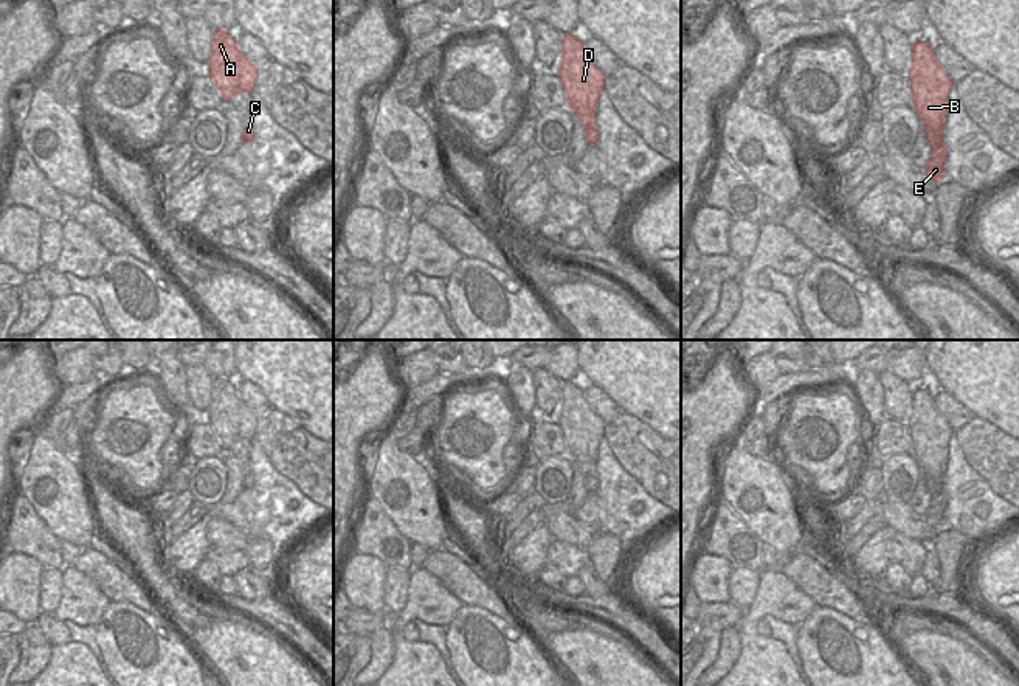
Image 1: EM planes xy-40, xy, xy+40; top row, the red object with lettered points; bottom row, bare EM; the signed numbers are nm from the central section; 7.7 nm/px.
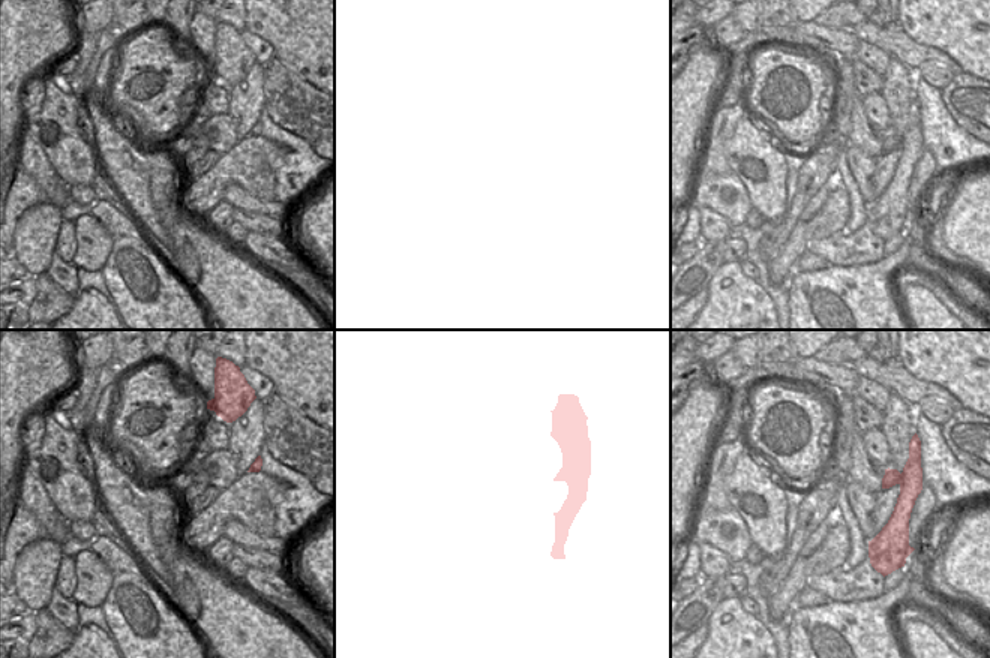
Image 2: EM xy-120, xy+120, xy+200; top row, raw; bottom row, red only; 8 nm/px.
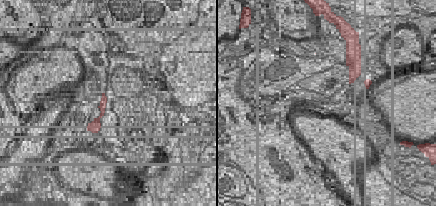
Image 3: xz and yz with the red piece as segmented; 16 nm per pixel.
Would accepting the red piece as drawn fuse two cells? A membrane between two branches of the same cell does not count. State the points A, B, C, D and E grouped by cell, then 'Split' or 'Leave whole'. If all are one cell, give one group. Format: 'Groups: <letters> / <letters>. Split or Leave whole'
Groups: A B D E / C. Split.

